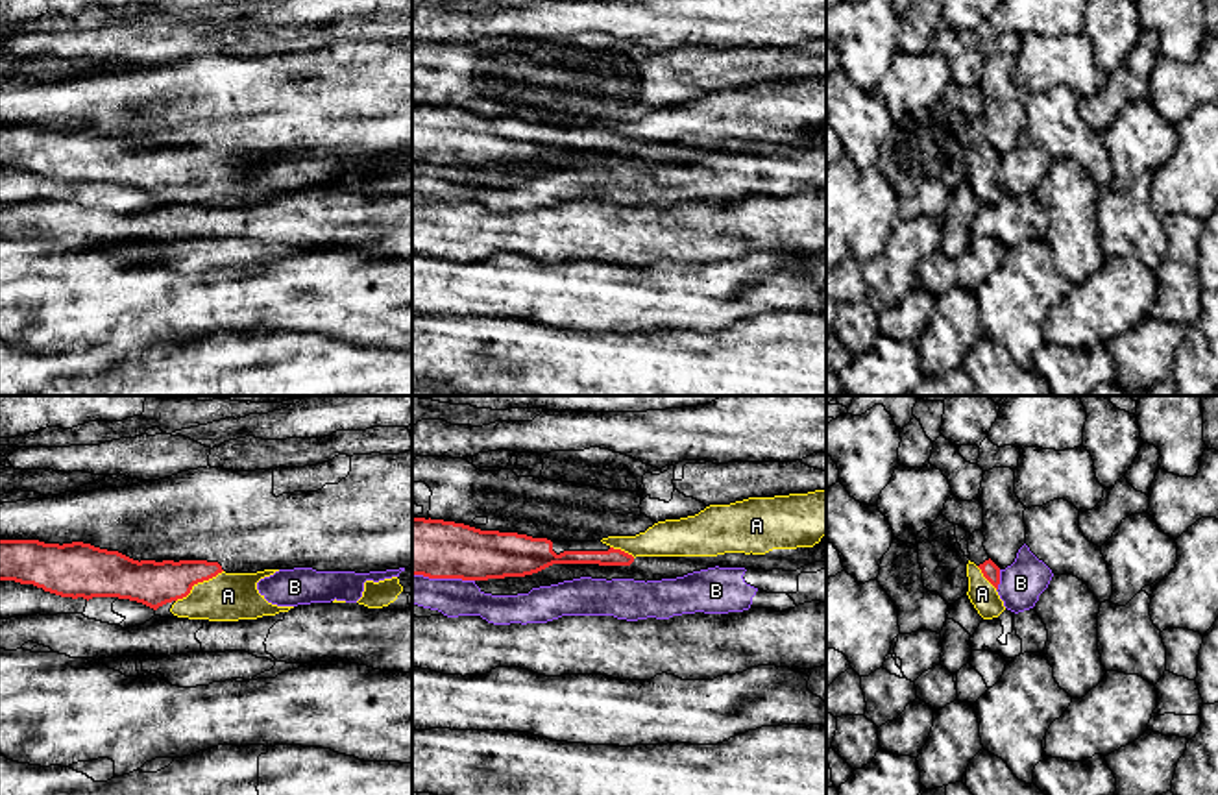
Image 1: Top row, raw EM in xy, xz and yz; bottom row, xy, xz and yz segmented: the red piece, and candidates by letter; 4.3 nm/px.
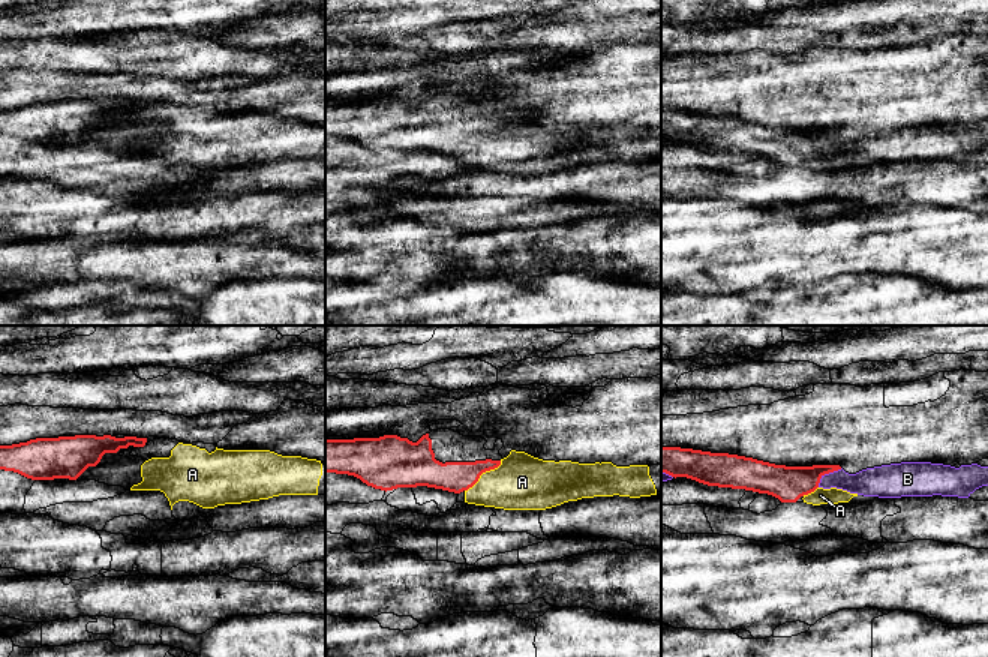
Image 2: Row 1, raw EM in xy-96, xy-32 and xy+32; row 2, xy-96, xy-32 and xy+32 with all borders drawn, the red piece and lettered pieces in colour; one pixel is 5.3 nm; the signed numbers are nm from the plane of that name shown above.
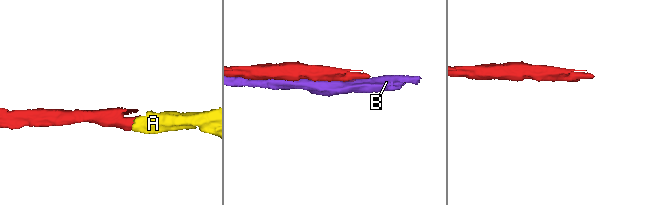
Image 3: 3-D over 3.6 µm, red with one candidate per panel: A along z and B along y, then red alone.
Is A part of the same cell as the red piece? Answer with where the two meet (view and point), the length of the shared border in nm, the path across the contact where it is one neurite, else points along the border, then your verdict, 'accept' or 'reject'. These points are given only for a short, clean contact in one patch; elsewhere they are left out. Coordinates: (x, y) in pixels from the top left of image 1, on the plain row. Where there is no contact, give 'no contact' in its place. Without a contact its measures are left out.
xy (198, 167) | 240 nm | across xy (152, 169), (198, 167), (211, 180), (228, 182) | accept

